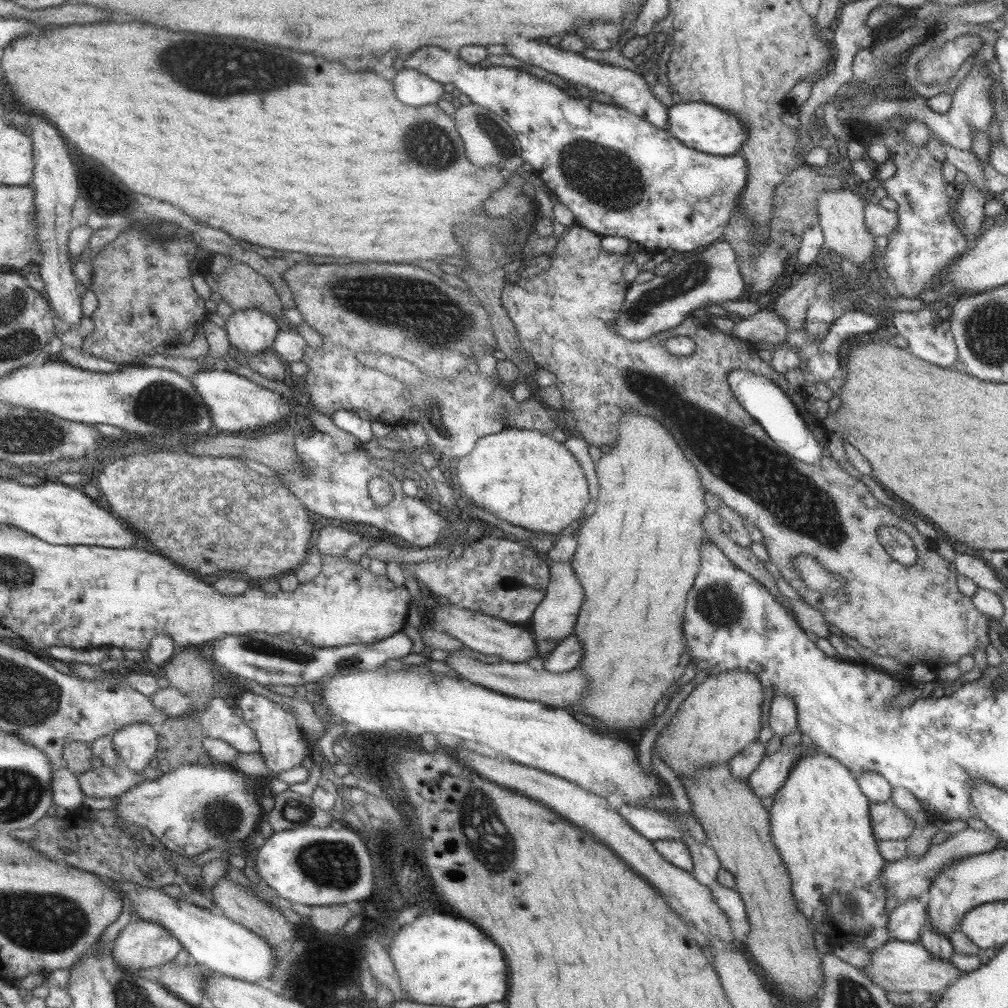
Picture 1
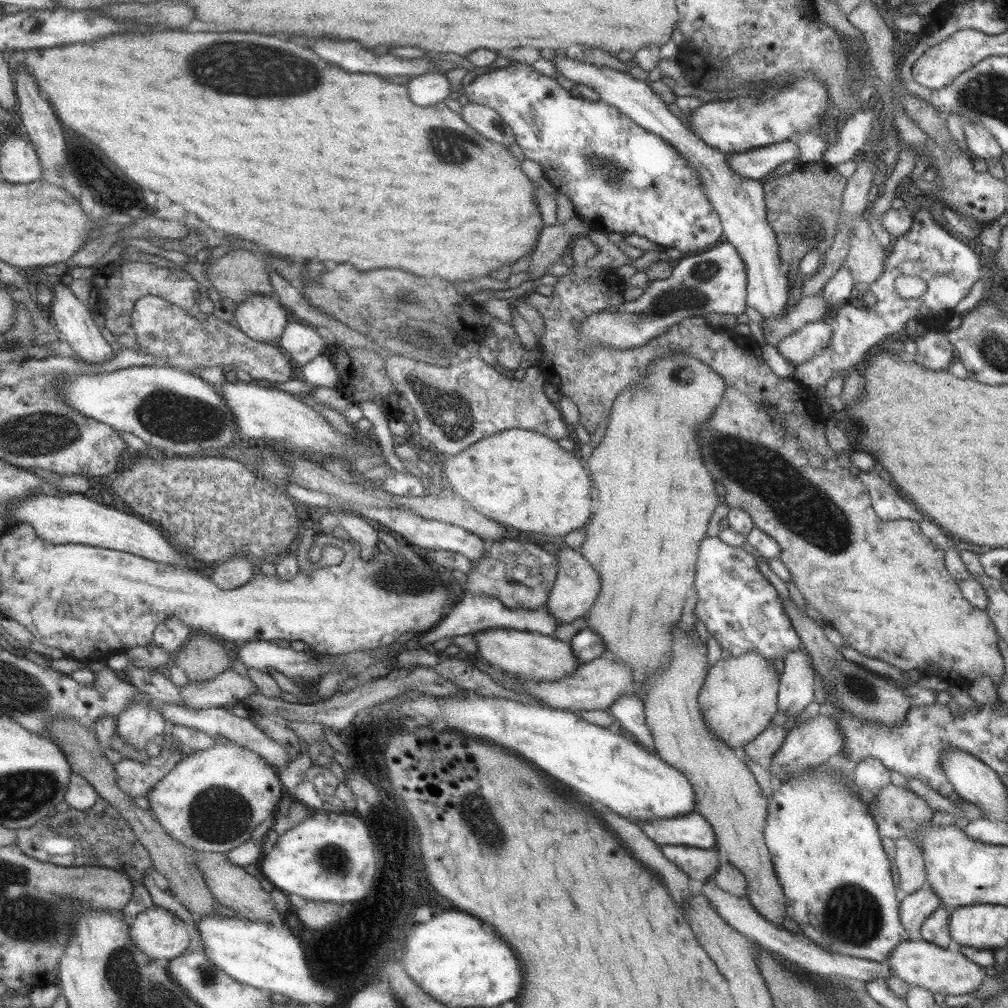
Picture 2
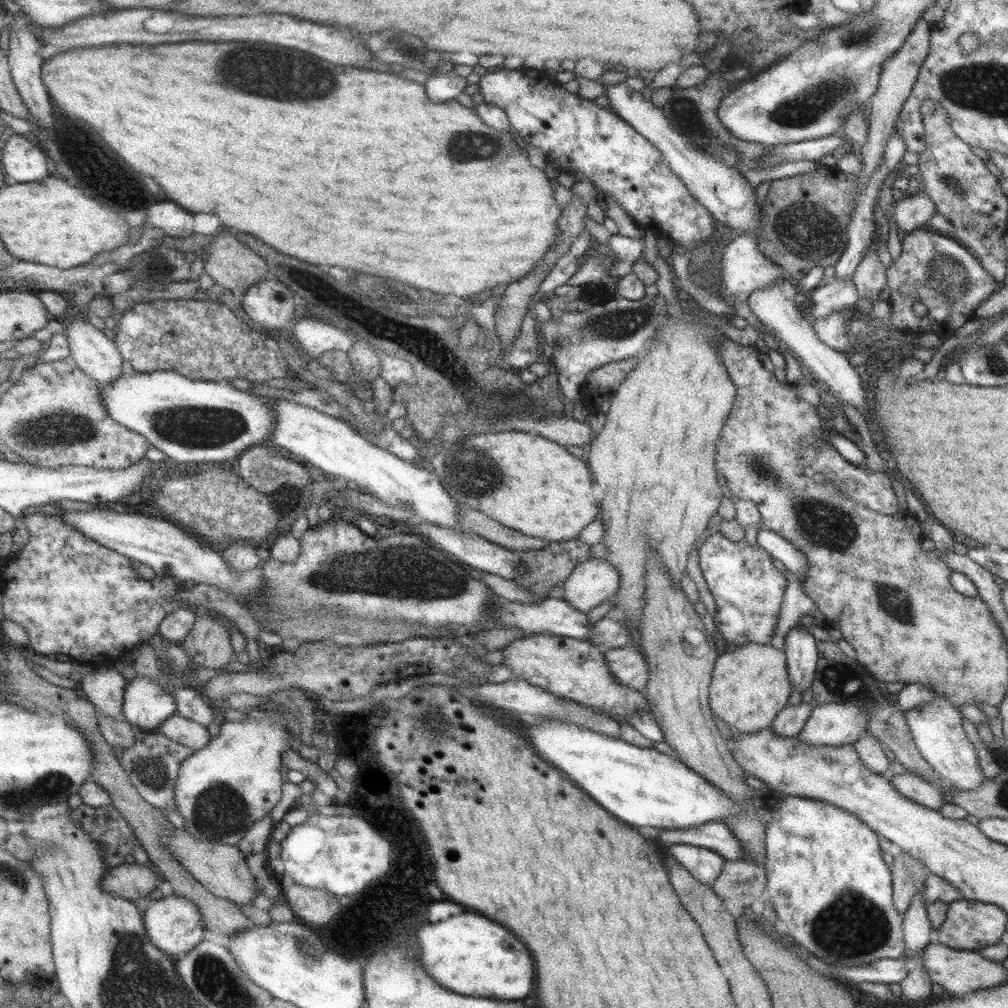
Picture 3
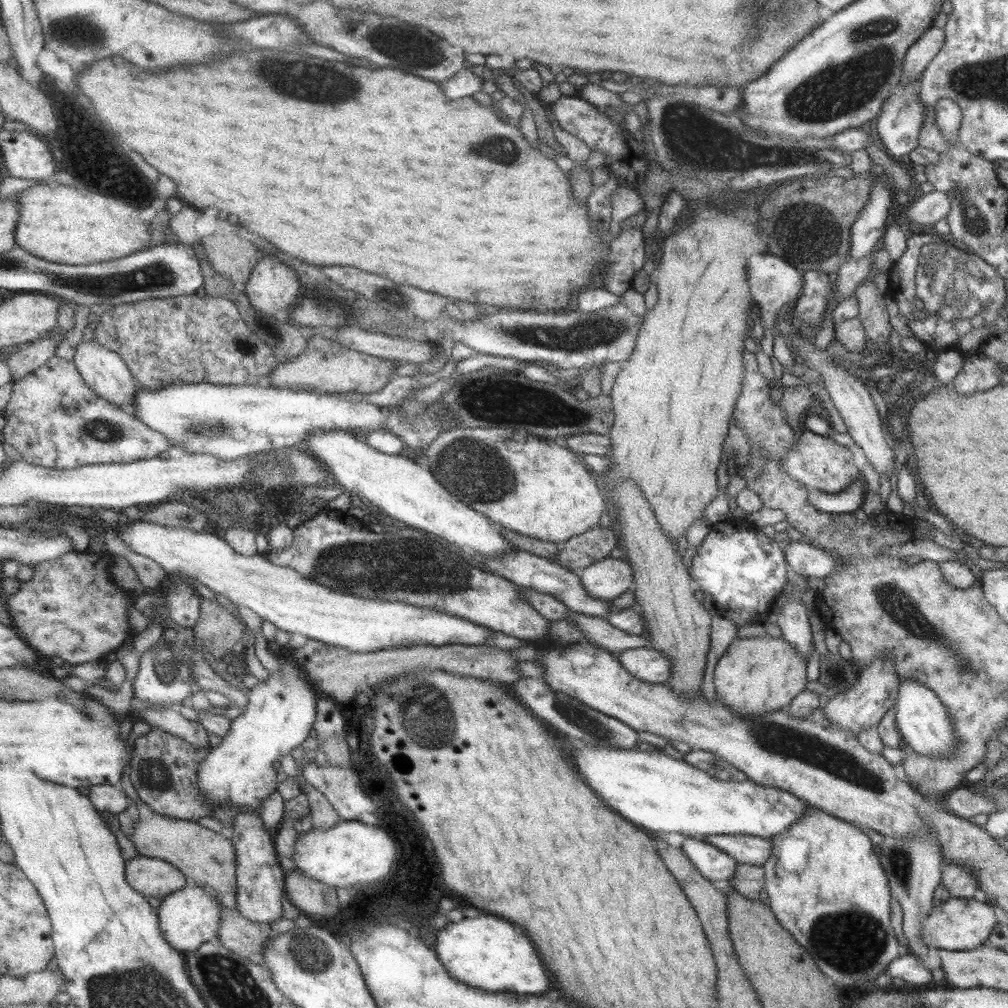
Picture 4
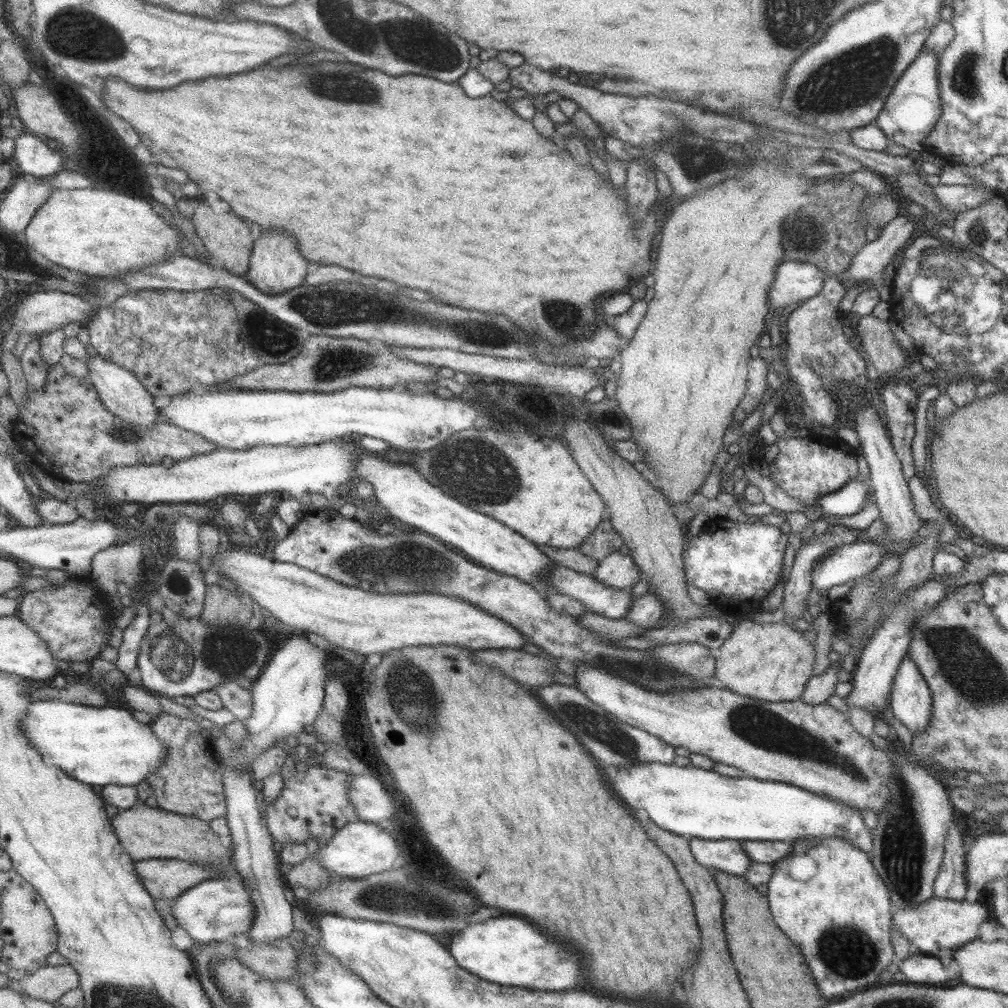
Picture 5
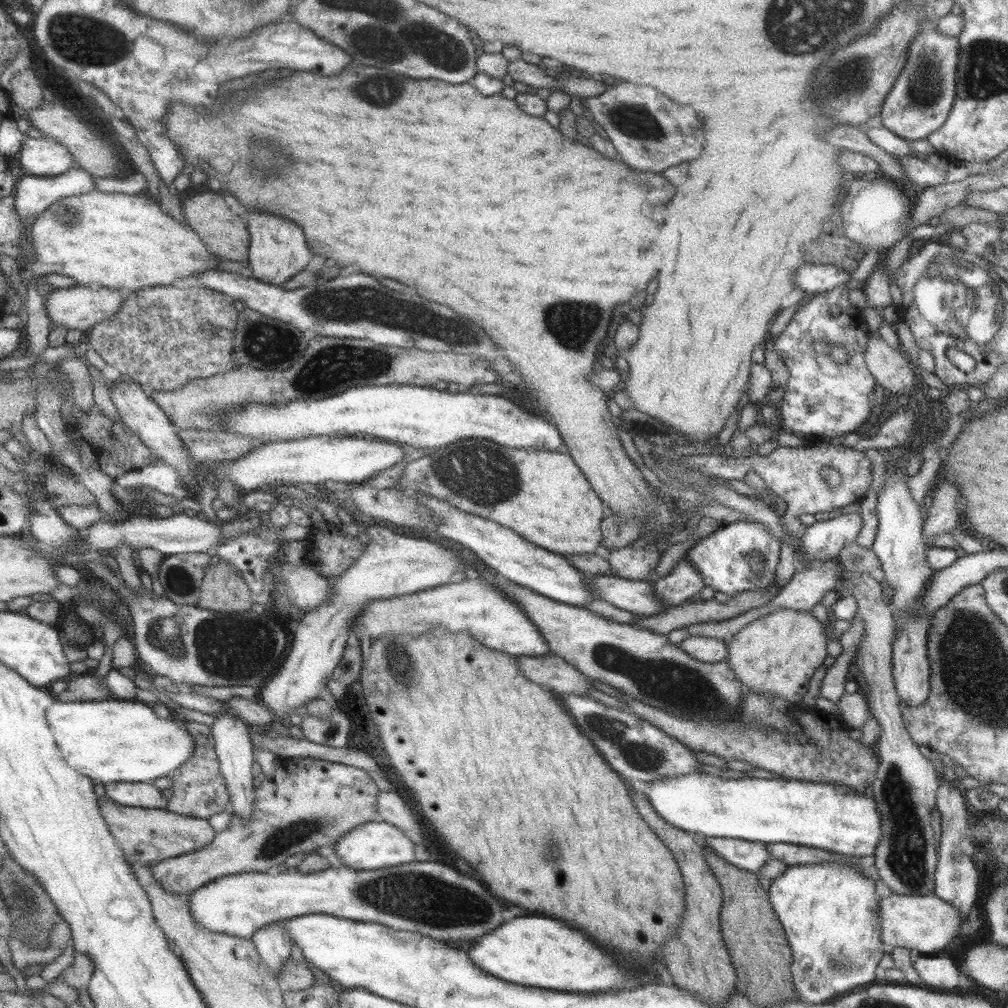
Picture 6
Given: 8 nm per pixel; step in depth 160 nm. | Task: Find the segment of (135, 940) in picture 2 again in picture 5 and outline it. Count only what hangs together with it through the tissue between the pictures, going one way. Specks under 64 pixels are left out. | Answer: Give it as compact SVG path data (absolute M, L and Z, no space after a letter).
M238 876L201 881L184 890L170 909L177 926L199 944L231 941L236 936L247 934L254 913L248 888Z

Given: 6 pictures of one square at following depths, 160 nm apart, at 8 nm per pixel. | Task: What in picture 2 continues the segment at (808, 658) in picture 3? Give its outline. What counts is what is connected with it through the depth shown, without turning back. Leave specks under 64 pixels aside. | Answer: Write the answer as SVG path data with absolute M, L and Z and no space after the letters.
M805 650L793 651L784 656L783 673L779 678L776 710L787 717L801 713L813 701L813 683L816 672L807 665Z

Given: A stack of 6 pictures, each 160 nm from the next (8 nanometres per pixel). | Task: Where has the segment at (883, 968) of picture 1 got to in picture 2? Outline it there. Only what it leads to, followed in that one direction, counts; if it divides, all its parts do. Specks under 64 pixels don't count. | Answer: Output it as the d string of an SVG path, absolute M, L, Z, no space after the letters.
M905 940L894 946L891 953L885 960L891 973L899 980L906 982L908 986L918 986L925 990L939 994L967 994L974 992L983 980L986 973L991 972L970 960L967 960L959 952L951 952L941 946L935 946L923 940Z

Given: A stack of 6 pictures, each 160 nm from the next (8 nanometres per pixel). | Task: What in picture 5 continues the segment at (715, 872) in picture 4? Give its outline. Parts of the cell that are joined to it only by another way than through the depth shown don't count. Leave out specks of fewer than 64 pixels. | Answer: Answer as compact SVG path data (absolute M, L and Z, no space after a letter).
M688 838L688 845L695 862L711 871L742 876L752 863L740 841Z

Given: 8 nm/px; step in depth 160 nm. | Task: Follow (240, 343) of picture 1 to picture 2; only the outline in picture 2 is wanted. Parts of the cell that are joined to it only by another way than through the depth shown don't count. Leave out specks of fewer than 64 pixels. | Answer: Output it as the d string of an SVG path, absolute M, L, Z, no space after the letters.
M252 296L234 308L232 323L255 342L274 343L288 321L275 296Z

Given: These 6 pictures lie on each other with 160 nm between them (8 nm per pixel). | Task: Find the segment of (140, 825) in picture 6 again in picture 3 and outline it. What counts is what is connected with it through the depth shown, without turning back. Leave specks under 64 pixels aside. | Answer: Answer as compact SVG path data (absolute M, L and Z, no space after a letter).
M174 828L168 834L162 834L160 839L172 857L175 857L179 864L207 889L207 892L239 906L252 905L255 902L255 879L247 869L245 858L236 846L227 846L218 842L201 842L197 838L191 838L183 828Z

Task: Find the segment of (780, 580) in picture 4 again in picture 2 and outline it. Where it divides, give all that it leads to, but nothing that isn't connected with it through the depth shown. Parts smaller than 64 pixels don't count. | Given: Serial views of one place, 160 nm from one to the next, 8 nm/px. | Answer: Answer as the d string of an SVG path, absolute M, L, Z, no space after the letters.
M717 536L703 537L698 548L694 589L697 594L692 611L694 620L702 622L721 651L727 650L731 657L753 652L771 665L793 651L803 650L777 591L758 571L755 558L742 546L727 545Z

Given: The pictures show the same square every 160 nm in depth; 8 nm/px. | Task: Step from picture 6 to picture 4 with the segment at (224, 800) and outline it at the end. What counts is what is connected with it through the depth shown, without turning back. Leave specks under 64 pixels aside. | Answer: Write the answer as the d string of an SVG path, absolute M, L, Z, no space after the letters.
M151 729L134 740L132 755L128 760L128 777L137 796L153 813L169 818L195 821L208 816L211 805L205 803L196 784L196 768L211 746L195 748L160 729Z

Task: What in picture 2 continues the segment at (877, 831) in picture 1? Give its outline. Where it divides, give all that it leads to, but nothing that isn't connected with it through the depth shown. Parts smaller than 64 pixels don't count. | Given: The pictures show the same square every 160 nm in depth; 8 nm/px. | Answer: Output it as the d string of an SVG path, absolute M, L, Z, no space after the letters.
M891 783L874 795L868 810L880 836L893 840L905 837L912 828L930 820L933 814L929 806L913 792Z

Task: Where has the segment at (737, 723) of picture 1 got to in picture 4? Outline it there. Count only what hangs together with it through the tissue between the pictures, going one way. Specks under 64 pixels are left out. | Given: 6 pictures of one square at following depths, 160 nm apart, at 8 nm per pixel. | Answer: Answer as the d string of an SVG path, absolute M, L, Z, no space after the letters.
M736 637L717 660L713 673L715 698L737 717L761 715L789 705L807 684L806 662L803 656L780 637Z

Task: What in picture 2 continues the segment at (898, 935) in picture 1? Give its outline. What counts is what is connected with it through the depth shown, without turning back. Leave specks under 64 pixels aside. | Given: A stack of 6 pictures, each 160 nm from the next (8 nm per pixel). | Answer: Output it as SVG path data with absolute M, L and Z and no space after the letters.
M930 888L915 890L898 902L900 925L907 932L908 940L921 940L921 923L939 906L942 902Z

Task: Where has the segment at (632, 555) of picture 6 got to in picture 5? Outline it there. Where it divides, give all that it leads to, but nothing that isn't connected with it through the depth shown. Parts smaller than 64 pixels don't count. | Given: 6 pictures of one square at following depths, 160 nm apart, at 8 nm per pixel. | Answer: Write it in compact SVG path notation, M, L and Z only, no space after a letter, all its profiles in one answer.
M619 551L609 553L598 561L591 575L597 582L615 590L631 589L640 579L632 558L628 554L621 555Z

